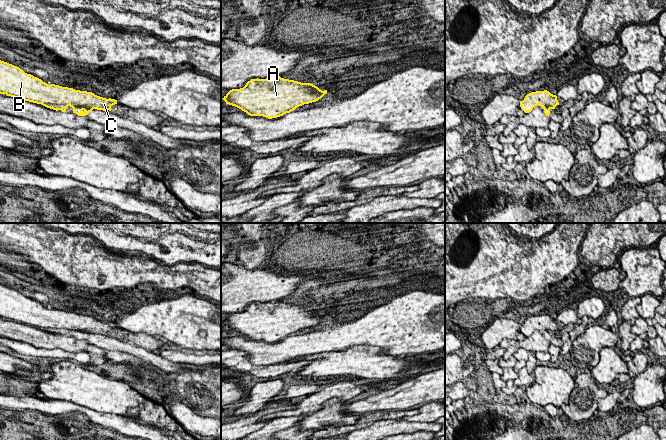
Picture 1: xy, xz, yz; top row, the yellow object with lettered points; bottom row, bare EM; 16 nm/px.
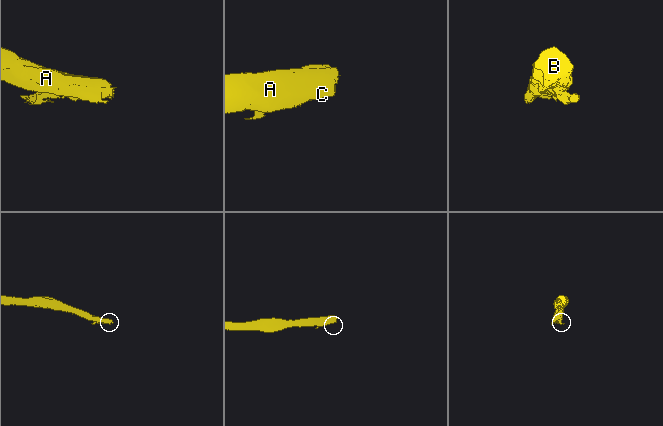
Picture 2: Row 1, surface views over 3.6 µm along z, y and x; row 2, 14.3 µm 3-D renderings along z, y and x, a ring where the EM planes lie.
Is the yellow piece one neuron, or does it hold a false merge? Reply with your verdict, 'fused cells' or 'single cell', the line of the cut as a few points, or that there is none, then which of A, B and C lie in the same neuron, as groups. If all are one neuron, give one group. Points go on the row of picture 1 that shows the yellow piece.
single cell; cut none; groups A B C

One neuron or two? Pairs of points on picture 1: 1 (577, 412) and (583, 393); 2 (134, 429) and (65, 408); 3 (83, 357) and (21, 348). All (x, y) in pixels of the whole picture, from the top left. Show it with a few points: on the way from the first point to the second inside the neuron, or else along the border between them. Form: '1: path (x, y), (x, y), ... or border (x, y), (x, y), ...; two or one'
1: path (582, 407), (583, 398); one
2: path (117, 422), (97, 418), (82, 409); one
3: path (68, 355), (36, 352); one

